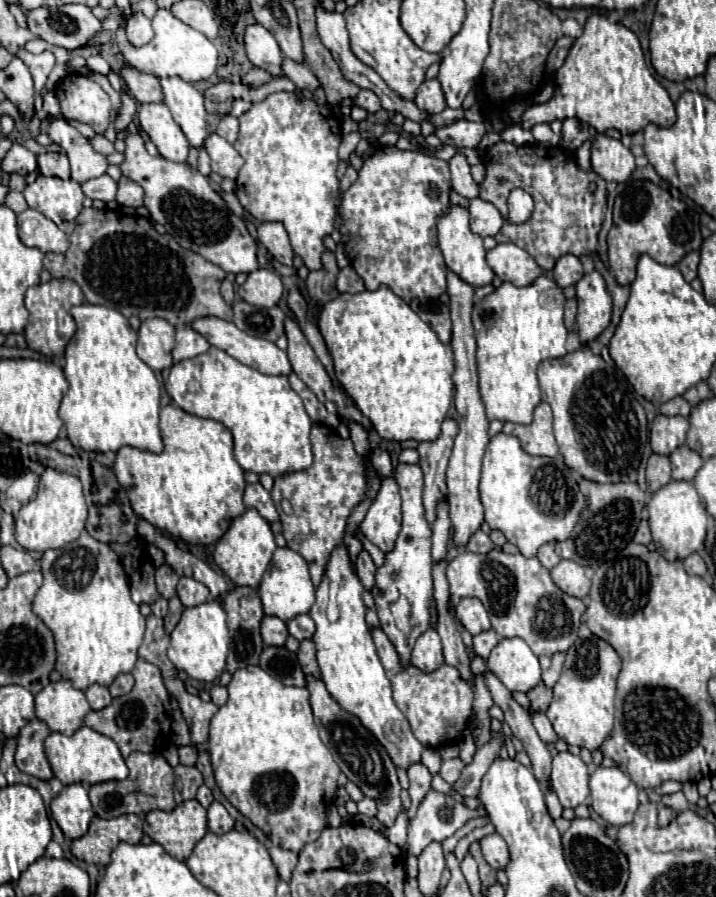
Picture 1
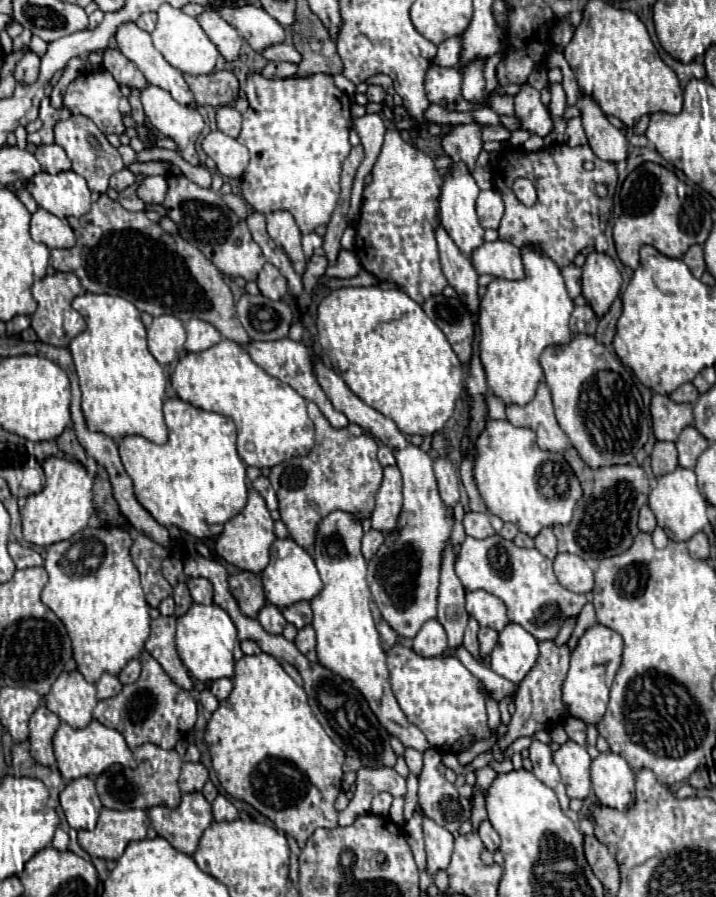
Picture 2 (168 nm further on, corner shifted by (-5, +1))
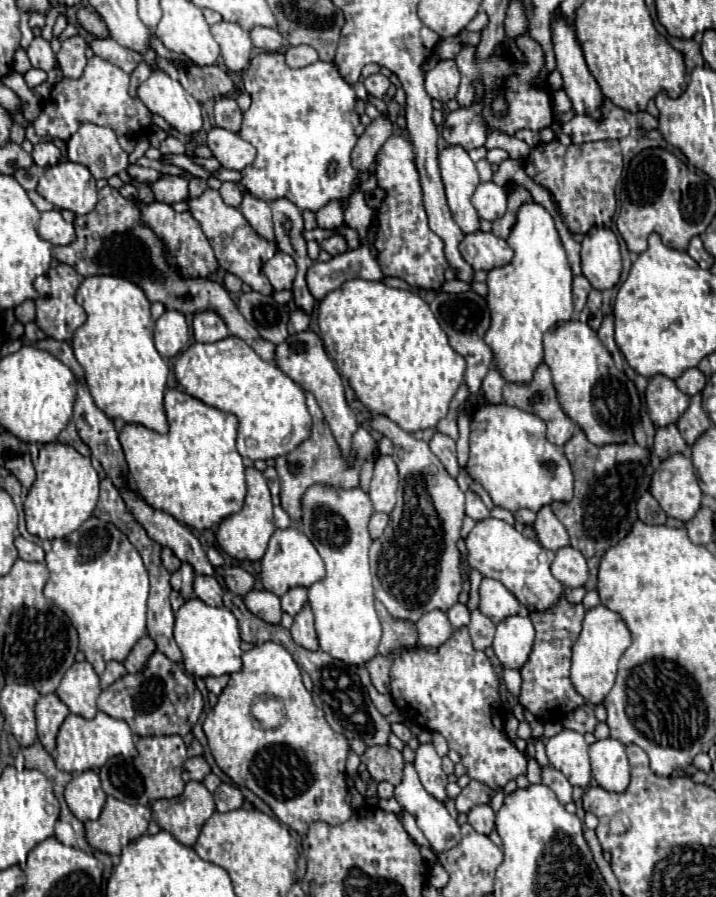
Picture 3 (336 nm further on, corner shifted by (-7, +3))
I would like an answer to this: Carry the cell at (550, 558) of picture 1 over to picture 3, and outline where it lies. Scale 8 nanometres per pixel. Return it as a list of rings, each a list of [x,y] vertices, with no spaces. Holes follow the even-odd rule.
[[[543,507],[537,513],[533,527],[535,527],[537,541],[541,547],[545,547],[549,551],[557,551],[557,549],[569,545],[569,537],[567,537],[565,527],[557,521],[557,517],[553,515],[553,511],[549,507]]]

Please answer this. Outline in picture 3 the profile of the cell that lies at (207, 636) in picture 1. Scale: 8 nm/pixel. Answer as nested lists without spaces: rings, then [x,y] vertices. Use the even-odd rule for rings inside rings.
[[[189,599],[175,613],[175,641],[183,649],[183,665],[195,677],[231,675],[241,669],[241,637],[235,615],[227,607],[209,607],[201,599]]]

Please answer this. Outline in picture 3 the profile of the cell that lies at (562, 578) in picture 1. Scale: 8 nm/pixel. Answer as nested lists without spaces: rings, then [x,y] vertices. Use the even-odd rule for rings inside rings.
[[[563,547],[557,549],[555,559],[551,563],[551,573],[567,587],[567,589],[577,589],[585,587],[589,581],[589,567],[585,557],[581,555],[579,549],[573,547]]]

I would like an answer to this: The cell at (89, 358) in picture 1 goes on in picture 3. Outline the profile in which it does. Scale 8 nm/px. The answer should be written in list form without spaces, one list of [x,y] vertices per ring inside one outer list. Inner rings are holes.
[[[87,277],[83,283],[81,283],[81,287],[77,289],[77,295],[75,295],[75,301],[85,309],[85,313],[87,313],[87,321],[75,331],[75,335],[73,335],[73,353],[75,353],[75,357],[77,357],[77,361],[79,361],[79,365],[83,367],[83,371],[85,371],[85,381],[87,381],[87,387],[89,387],[89,391],[91,391],[91,397],[93,397],[93,401],[95,401],[95,405],[109,417],[109,419],[121,419],[123,423],[137,423],[137,425],[143,425],[143,427],[147,427],[147,429],[151,429],[151,431],[157,431],[157,433],[167,433],[169,431],[169,425],[167,425],[167,417],[165,417],[165,409],[163,409],[163,395],[165,395],[165,385],[167,385],[167,375],[169,375],[169,367],[167,367],[167,363],[161,359],[161,355],[157,353],[157,349],[155,349],[155,345],[153,345],[153,321],[151,321],[151,311],[149,311],[149,301],[147,301],[147,297],[143,295],[143,291],[135,285],[135,283],[131,283],[131,281],[127,281],[127,279],[121,279],[121,277]]]

